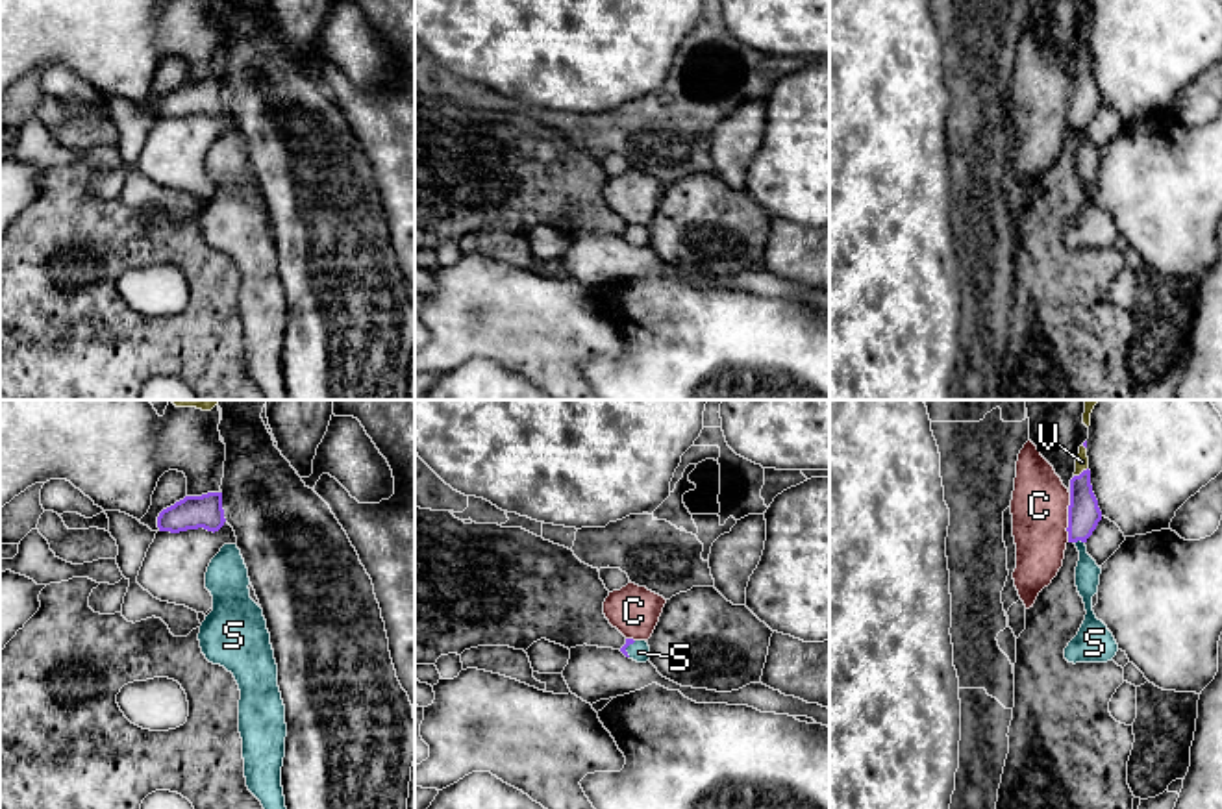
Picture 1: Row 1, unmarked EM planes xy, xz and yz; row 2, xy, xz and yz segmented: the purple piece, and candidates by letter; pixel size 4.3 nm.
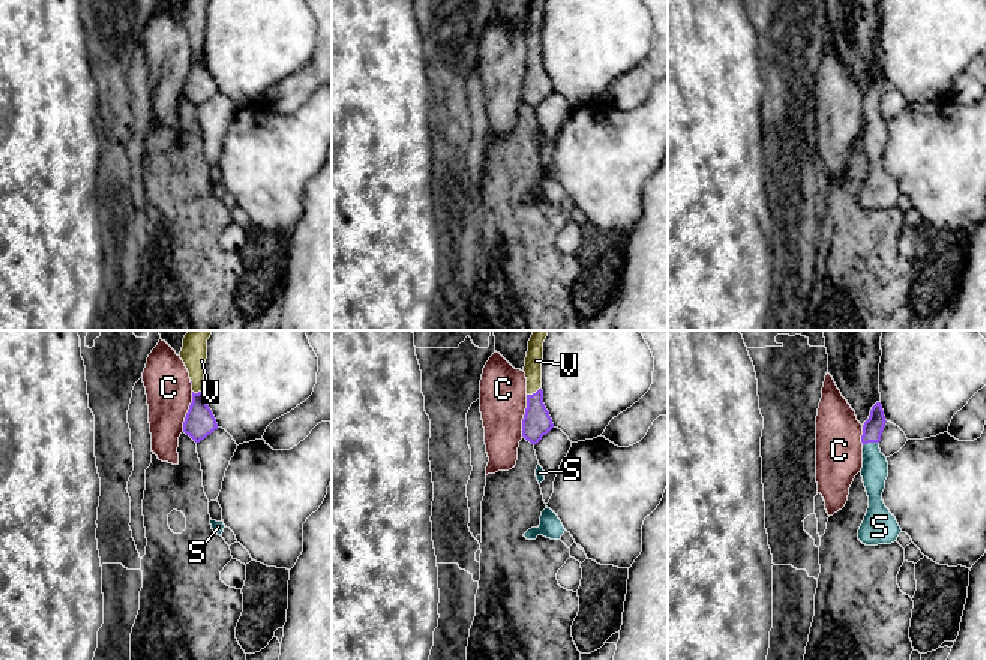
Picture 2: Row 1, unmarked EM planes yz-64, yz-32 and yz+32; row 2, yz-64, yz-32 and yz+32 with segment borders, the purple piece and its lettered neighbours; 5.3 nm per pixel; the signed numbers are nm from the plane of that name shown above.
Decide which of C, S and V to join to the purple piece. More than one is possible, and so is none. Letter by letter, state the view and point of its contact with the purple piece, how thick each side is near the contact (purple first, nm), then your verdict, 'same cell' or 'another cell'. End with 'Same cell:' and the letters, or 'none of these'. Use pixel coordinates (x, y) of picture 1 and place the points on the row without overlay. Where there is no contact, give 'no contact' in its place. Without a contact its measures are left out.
C: meets purple in yz at (1069, 102); 140 nm thick on the purple side, 240 nm on the other; another cell
S: meets purple in yz at (1078, 124); 140 nm thick on the purple side, 110 nm on the other; same cell
V: meets purple in yz at (1082, 58); 140 nm thick on the purple side, 60 nm on the other; same cell
Same cell: S, V

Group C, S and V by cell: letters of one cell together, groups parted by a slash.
C / S V

